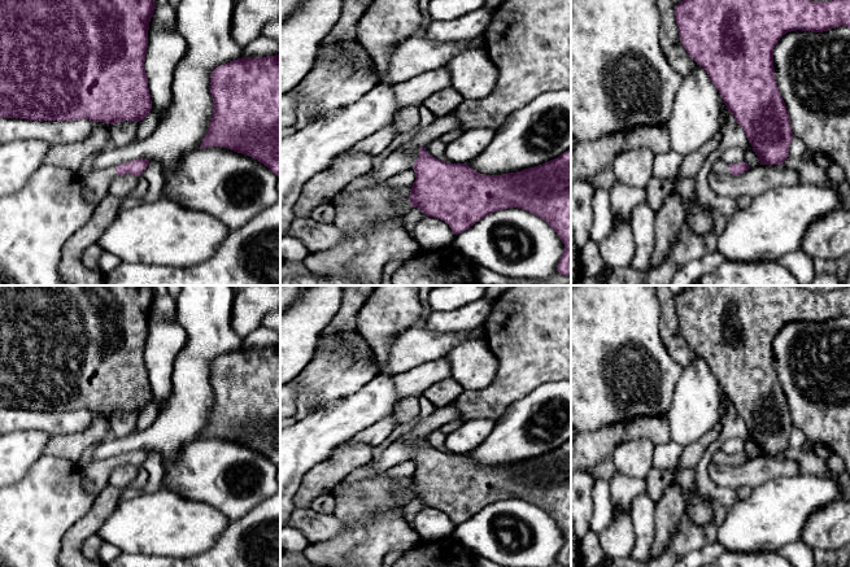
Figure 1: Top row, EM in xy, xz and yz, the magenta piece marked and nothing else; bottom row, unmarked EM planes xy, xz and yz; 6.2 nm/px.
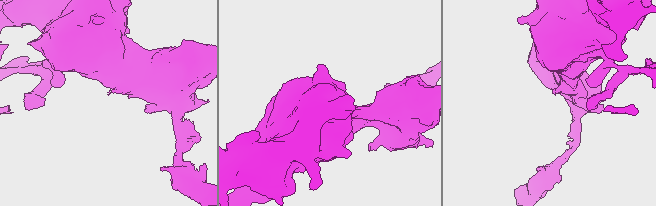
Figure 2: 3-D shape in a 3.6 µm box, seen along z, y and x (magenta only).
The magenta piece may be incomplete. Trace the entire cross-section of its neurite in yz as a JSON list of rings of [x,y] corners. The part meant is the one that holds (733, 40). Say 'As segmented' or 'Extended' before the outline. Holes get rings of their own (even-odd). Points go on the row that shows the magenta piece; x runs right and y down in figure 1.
As segmented. [[[683,0],[675,5],[675,16],[683,47],[706,70],[723,103],[745,131],[760,165],[784,163],[794,135],[775,79],[773,48],[789,31],[823,32],[838,26],[850,27],[850,0]]]

